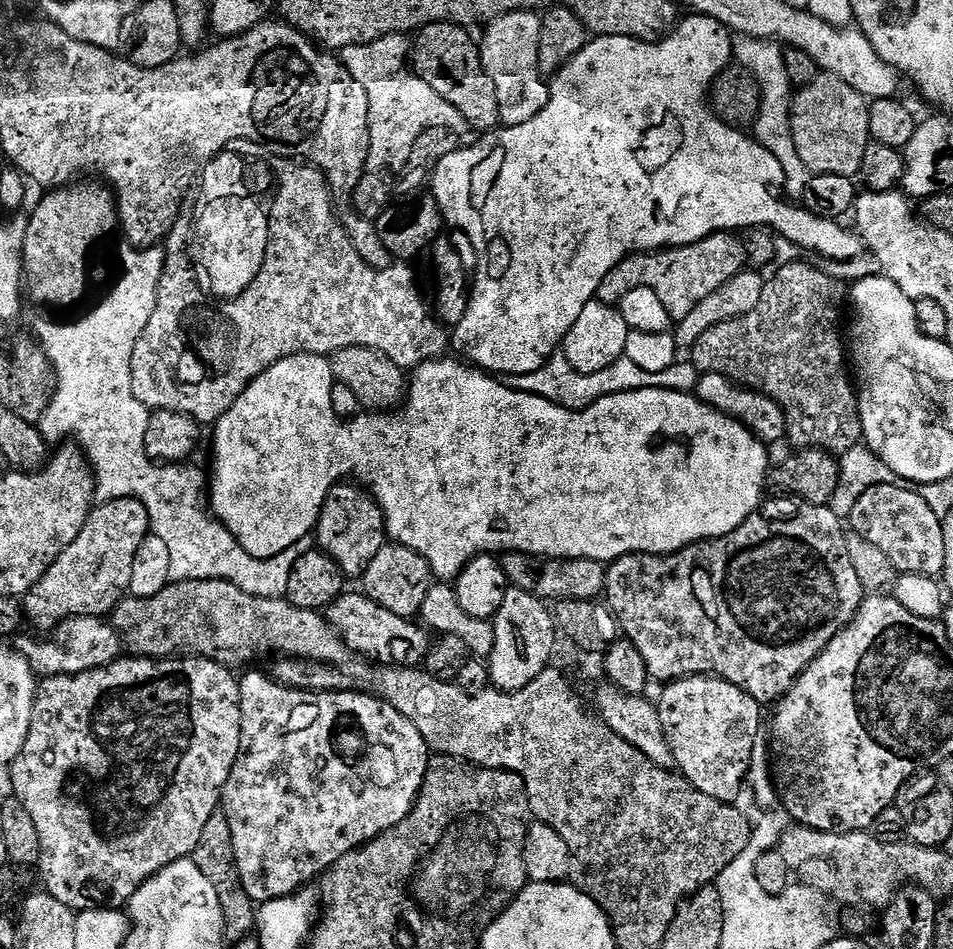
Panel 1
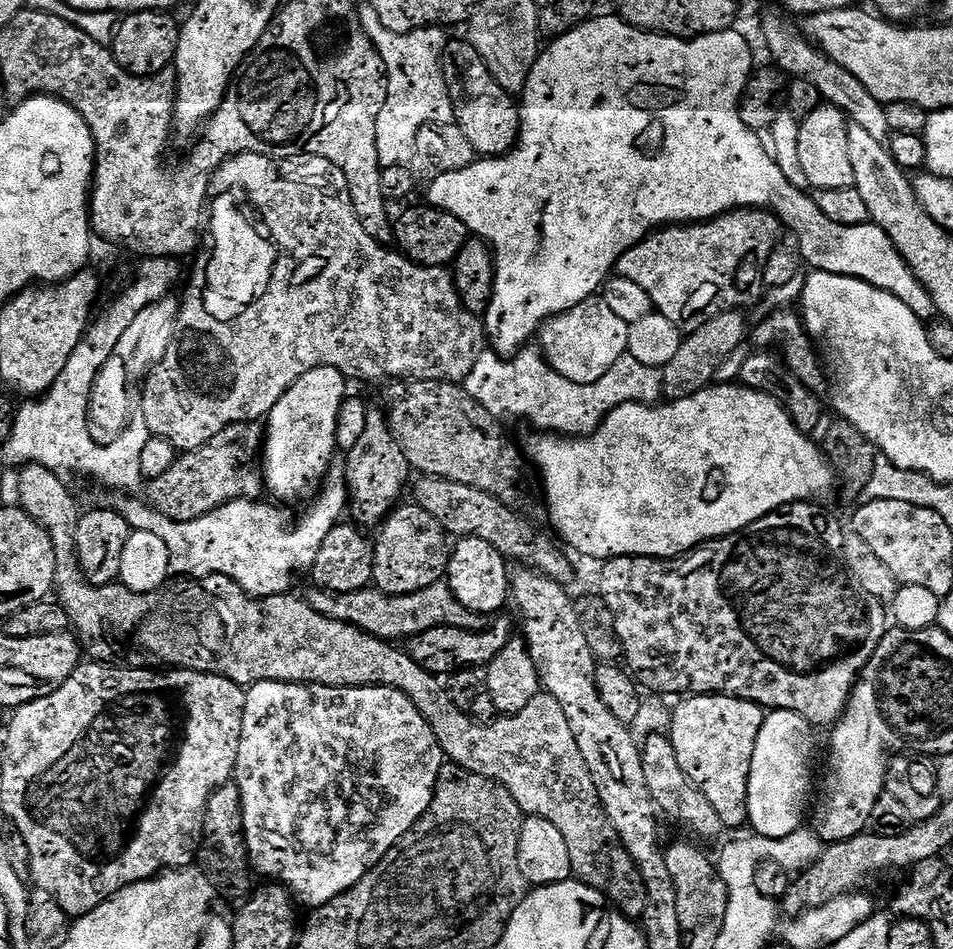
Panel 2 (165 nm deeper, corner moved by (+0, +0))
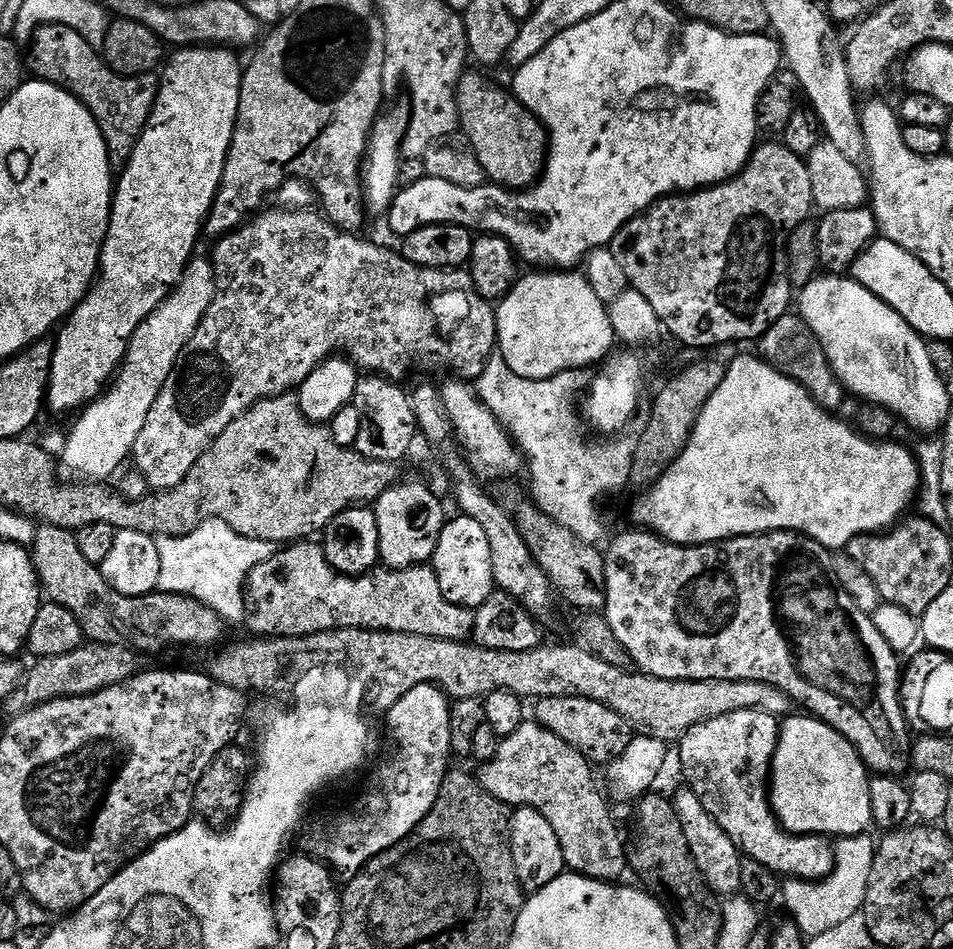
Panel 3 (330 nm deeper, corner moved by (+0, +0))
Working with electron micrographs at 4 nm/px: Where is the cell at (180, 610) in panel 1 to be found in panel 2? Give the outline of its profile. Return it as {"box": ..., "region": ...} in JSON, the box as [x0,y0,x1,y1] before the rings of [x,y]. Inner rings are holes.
{"box":[18,464,646,918],"region":[[[26,464],[19,469],[20,481],[18,482],[18,498],[20,499],[19,507],[24,509],[26,514],[30,514],[30,518],[34,518],[34,522],[38,522],[46,530],[46,534],[50,534],[50,542],[54,546],[54,558],[56,559],[56,583],[55,591],[60,591],[58,603],[64,607],[68,615],[68,623],[74,629],[75,635],[78,637],[81,649],[85,653],[88,652],[93,661],[101,664],[110,664],[121,668],[151,668],[153,670],[175,670],[178,668],[187,668],[189,672],[209,672],[215,676],[222,678],[230,678],[230,682],[241,686],[251,686],[258,682],[286,682],[287,684],[321,684],[322,686],[330,686],[331,688],[370,688],[379,686],[381,688],[393,688],[402,694],[406,694],[406,698],[410,698],[410,702],[414,702],[414,706],[418,706],[418,714],[422,714],[422,718],[426,718],[426,722],[430,726],[430,730],[434,730],[434,738],[438,738],[438,746],[443,750],[445,757],[455,767],[465,768],[467,772],[473,772],[479,776],[490,778],[494,782],[498,782],[506,788],[514,798],[514,802],[518,802],[518,806],[523,810],[525,817],[537,816],[538,818],[546,818],[546,822],[551,822],[558,831],[562,833],[562,838],[566,838],[566,847],[570,850],[570,866],[575,879],[581,884],[590,886],[595,892],[600,892],[606,897],[607,903],[611,905],[615,911],[621,916],[629,918],[638,918],[644,912],[646,906],[646,886],[642,882],[642,874],[638,874],[638,870],[634,866],[634,862],[630,858],[630,854],[622,846],[622,842],[618,838],[618,834],[614,830],[614,826],[610,822],[610,818],[606,814],[606,810],[602,806],[602,802],[598,798],[598,790],[594,786],[594,778],[590,778],[590,770],[586,766],[586,758],[582,758],[582,750],[578,750],[578,742],[574,742],[574,730],[570,730],[570,722],[566,722],[566,714],[562,714],[562,706],[558,706],[558,698],[551,696],[549,692],[541,691],[540,694],[533,698],[524,710],[521,710],[513,716],[501,715],[492,724],[476,724],[472,721],[472,717],[468,715],[465,709],[460,708],[453,702],[448,693],[447,687],[432,673],[422,670],[422,666],[418,666],[418,662],[414,662],[414,658],[410,658],[410,654],[403,647],[397,646],[395,643],[379,640],[376,636],[371,636],[368,632],[364,632],[360,628],[355,628],[353,624],[346,622],[338,622],[332,620],[328,616],[314,610],[309,606],[307,599],[300,600],[293,594],[285,594],[283,596],[249,596],[242,590],[242,586],[238,586],[238,582],[234,582],[225,576],[206,576],[203,578],[180,578],[175,582],[169,582],[164,587],[154,590],[153,592],[135,592],[129,588],[125,588],[123,584],[117,582],[114,584],[91,584],[84,577],[84,571],[80,569],[80,559],[76,557],[76,531],[78,530],[78,522],[82,515],[82,508],[76,505],[76,500],[72,497],[72,492],[63,484],[61,477],[52,469],[42,466],[41,464]]]}

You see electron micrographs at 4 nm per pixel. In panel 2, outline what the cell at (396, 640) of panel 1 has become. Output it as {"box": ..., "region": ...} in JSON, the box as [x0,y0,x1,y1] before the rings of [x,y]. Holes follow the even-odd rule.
{"box":[406,615,514,678],"region":[[[497,615],[483,632],[458,630],[454,626],[438,626],[407,641],[406,650],[422,670],[432,673],[437,678],[447,678],[454,672],[465,670],[484,670],[494,658],[497,658],[509,639],[514,636],[512,624],[504,617]]]}

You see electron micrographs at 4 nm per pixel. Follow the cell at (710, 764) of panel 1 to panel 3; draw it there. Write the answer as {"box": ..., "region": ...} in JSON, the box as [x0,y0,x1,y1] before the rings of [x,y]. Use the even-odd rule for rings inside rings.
{"box":[678,710,835,881],"region":[[[742,710],[714,718],[694,726],[678,742],[680,768],[684,771],[683,783],[698,794],[698,802],[710,810],[710,818],[730,834],[734,846],[740,848],[745,857],[771,868],[780,878],[796,877],[802,880],[819,881],[826,879],[835,866],[834,844],[827,836],[797,837],[787,832],[772,813],[770,799],[770,769],[780,740],[780,724],[777,717],[758,710]],[[796,843],[800,843],[800,864],[788,864],[796,856]]]}

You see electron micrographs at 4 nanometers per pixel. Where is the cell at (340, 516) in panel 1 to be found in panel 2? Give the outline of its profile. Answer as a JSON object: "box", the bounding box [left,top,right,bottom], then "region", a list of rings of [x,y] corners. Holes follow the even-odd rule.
{"box":[344,407,410,529],"region":[[[369,407],[366,414],[366,427],[358,443],[355,444],[354,450],[346,453],[346,467],[344,468],[344,479],[348,485],[348,503],[350,505],[350,516],[353,521],[361,529],[375,529],[384,523],[384,519],[388,517],[388,513],[401,503],[402,497],[405,495],[406,489],[409,487],[410,469],[406,462],[406,454],[402,454],[402,446],[398,446],[398,442],[394,438],[394,434],[388,425],[388,417],[384,415],[379,407]]]}

